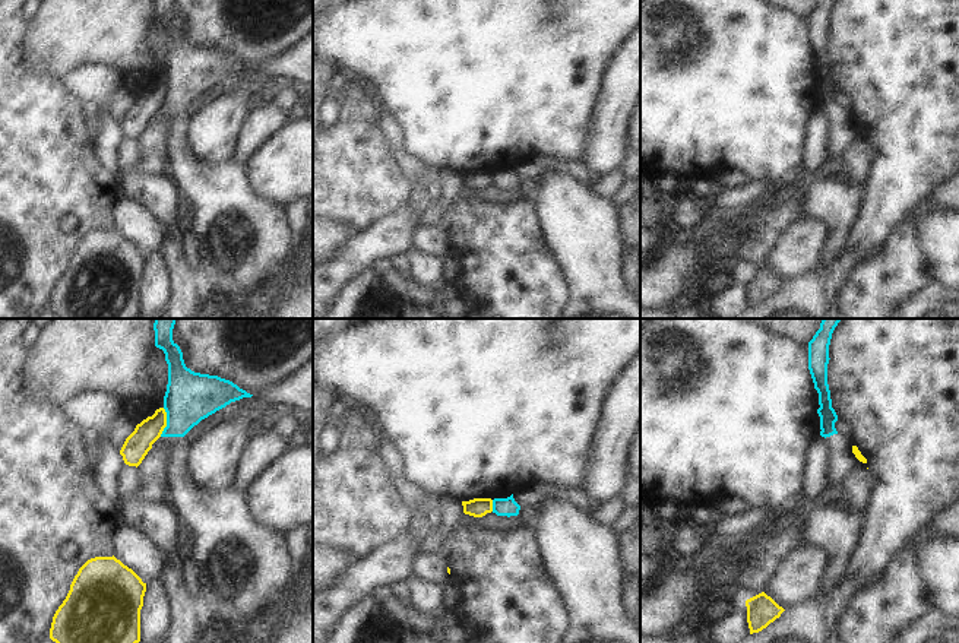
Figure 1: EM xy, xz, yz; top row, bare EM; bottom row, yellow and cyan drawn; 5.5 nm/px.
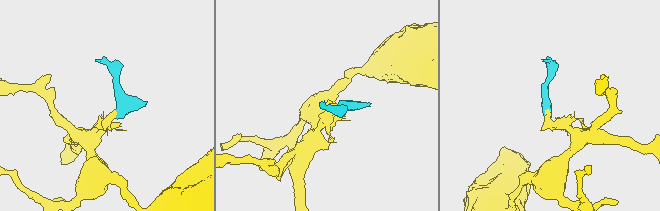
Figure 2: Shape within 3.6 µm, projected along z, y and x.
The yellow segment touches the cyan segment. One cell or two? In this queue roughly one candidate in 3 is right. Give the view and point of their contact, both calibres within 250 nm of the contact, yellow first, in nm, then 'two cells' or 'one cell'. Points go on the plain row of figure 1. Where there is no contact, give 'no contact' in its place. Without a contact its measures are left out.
xy (165, 95) | 140/280 nm | two cells

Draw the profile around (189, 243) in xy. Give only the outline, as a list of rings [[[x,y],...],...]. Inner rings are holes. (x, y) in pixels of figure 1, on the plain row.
[[[193,232],[183,234],[181,251],[187,266],[196,270],[200,262],[200,251],[199,251],[199,241]]]

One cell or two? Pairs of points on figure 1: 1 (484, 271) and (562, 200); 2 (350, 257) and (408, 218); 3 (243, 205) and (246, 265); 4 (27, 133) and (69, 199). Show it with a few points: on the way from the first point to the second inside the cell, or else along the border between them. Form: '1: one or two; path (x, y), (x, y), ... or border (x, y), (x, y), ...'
1: two; border (532, 203), (540, 231), (551, 252)
2: one; path (364, 246), (388, 237), (393, 231)
3: one; path (247, 219), (258, 234), (256, 246), (252, 250)
4: one; path (27, 149), (27, 157), (53, 183)

